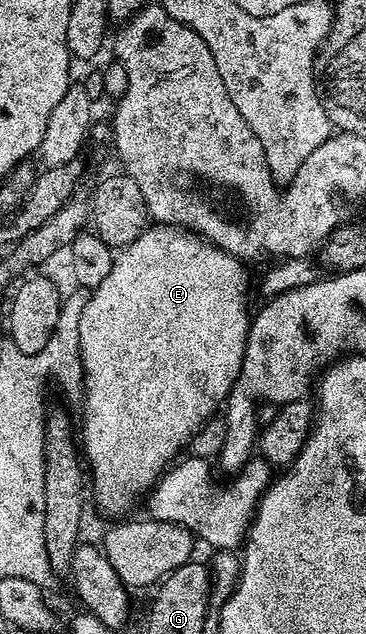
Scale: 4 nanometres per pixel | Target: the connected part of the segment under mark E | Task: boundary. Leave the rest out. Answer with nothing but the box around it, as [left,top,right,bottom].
[78,224,250,518]

